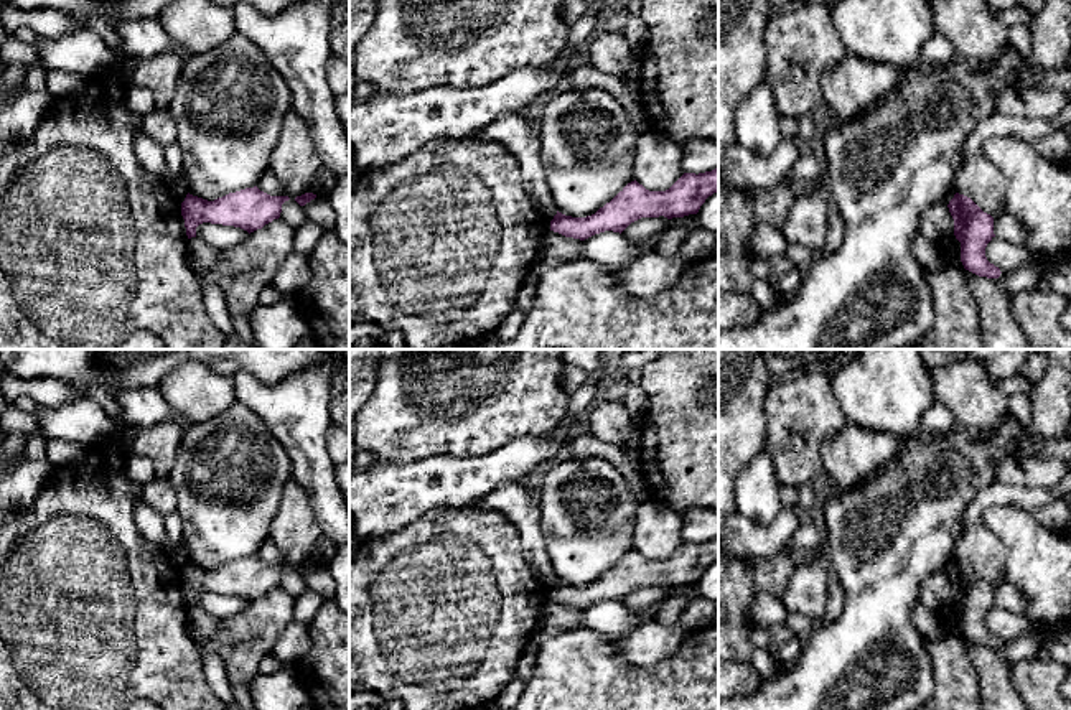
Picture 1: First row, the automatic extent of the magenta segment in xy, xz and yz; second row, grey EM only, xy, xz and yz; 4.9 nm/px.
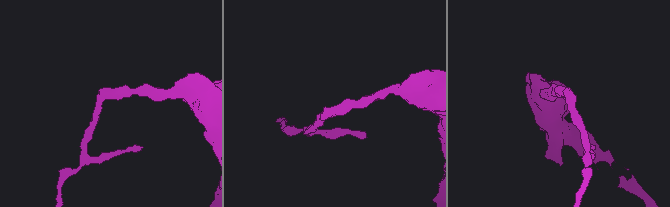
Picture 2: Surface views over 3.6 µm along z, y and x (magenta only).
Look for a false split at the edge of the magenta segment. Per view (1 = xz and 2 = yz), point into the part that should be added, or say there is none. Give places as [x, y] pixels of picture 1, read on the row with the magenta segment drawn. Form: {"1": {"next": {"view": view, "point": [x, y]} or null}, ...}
{"1": {"next": null}, "2": {"next": null}}

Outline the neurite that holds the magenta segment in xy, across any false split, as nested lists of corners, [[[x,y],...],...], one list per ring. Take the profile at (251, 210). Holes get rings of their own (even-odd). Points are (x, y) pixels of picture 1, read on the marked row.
[[[257,186],[229,193],[214,201],[186,194],[181,203],[188,239],[196,237],[196,227],[203,222],[234,226],[249,234],[280,217],[282,204],[288,196],[270,196]]]

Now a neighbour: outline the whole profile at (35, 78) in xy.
[[[28,64],[23,76],[25,89],[28,91],[44,91],[46,89],[48,71],[41,64]]]

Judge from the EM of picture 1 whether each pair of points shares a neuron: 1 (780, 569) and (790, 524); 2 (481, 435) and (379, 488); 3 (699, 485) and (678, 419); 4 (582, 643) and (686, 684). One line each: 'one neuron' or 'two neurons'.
1: two neurons
2: two neurons
3: one neuron
4: one neuron

